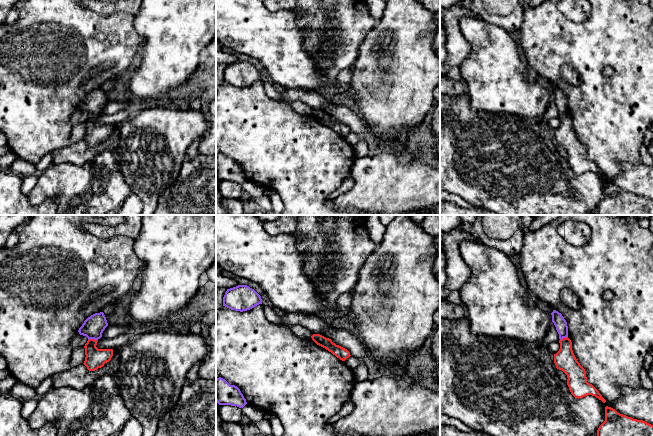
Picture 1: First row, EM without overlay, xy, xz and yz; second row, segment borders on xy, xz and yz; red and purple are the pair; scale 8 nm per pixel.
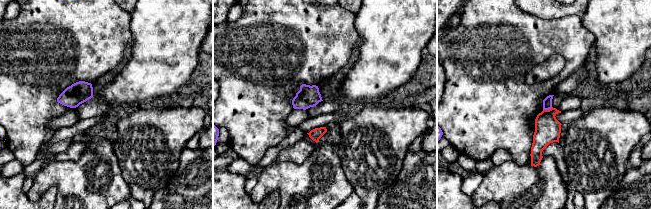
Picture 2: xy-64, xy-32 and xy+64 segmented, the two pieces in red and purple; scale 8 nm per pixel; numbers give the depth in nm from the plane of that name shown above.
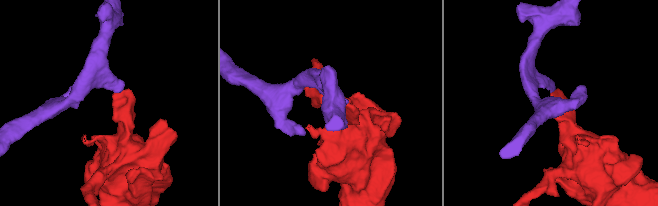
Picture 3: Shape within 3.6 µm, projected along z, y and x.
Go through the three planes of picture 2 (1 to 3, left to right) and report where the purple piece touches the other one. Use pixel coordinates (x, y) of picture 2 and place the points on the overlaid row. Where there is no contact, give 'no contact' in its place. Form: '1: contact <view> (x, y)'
1: no contact
2: no contact
3: contact xy+64 (547, 110)

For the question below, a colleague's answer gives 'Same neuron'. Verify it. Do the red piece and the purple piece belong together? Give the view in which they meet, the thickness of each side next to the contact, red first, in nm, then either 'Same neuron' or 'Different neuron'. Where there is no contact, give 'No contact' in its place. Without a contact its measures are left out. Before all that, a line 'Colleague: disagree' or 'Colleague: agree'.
Colleague: disagree
Touches red in xy. Thickness 160 nm (red) against 170 nm. Different neuron

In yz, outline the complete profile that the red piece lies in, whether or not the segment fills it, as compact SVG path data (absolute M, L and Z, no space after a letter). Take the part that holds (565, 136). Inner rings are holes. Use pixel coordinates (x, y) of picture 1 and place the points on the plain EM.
M566 113L559 116L559 119L560 125L554 130L554 139L557 145L562 146L567 151L567 161L571 170L578 175L592 171L605 179L606 176L599 167L587 158L586 147L573 129L571 116Z

